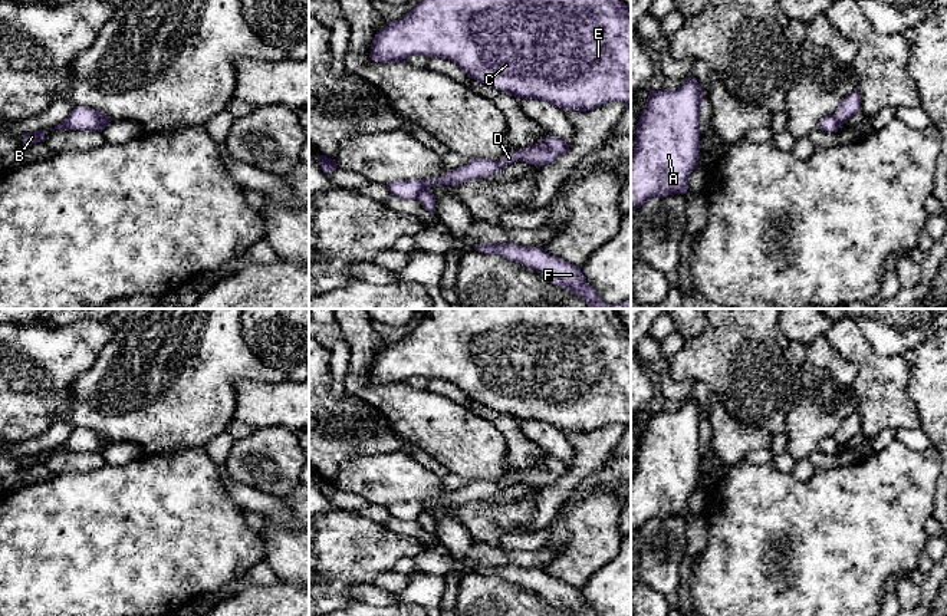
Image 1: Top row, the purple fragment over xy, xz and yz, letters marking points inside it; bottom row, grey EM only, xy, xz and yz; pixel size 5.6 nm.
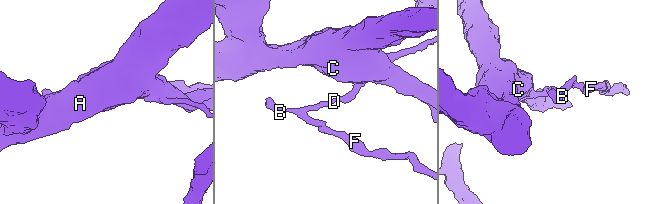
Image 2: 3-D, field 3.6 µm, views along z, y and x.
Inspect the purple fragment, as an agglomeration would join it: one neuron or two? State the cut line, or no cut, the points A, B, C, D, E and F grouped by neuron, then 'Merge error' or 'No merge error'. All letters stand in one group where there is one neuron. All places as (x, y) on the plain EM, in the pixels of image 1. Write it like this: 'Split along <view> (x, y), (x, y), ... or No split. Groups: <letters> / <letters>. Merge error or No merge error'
Split along xz (428, 511), (423, 511), (416, 519). Groups: A B C D E / F. Merge error

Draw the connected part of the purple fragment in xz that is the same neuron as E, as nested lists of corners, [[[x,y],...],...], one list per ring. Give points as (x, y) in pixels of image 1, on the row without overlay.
[[[428,309],[410,335],[398,342],[387,343],[385,349],[377,353],[369,379],[381,385],[402,385],[411,376],[448,381],[470,401],[489,409],[514,419],[543,422],[563,432],[586,434],[608,424],[631,428],[631,330],[622,323],[615,309]]]

